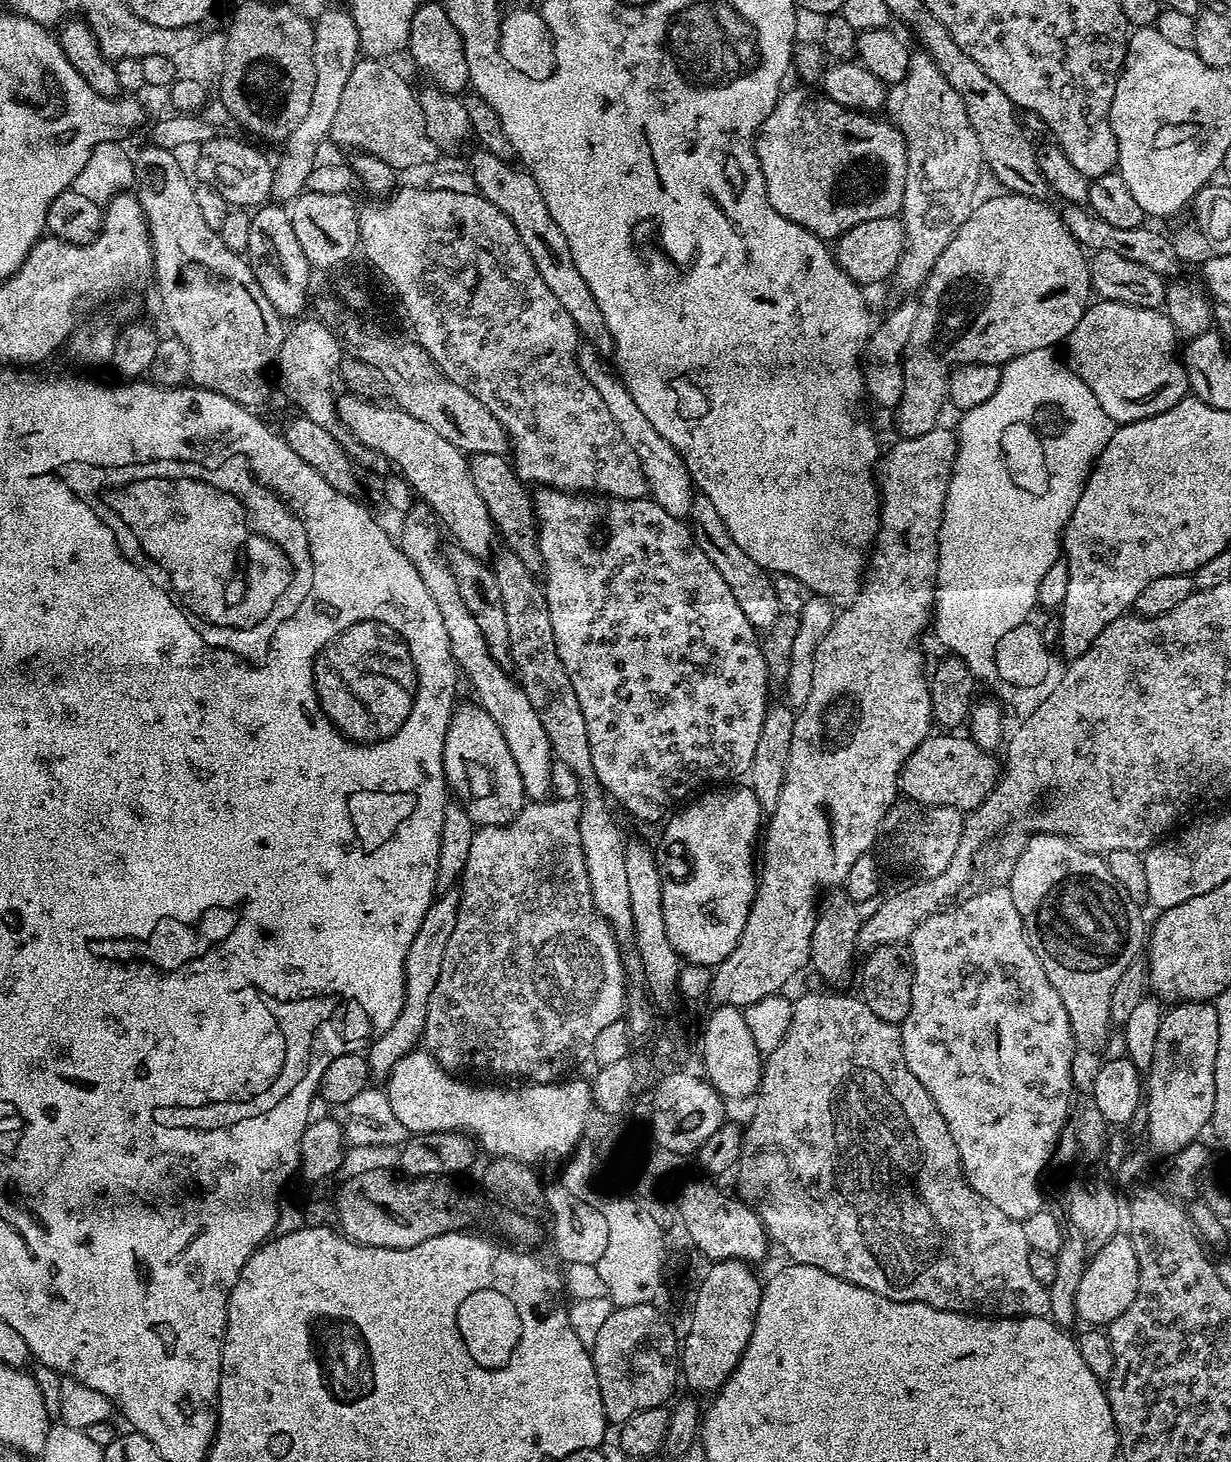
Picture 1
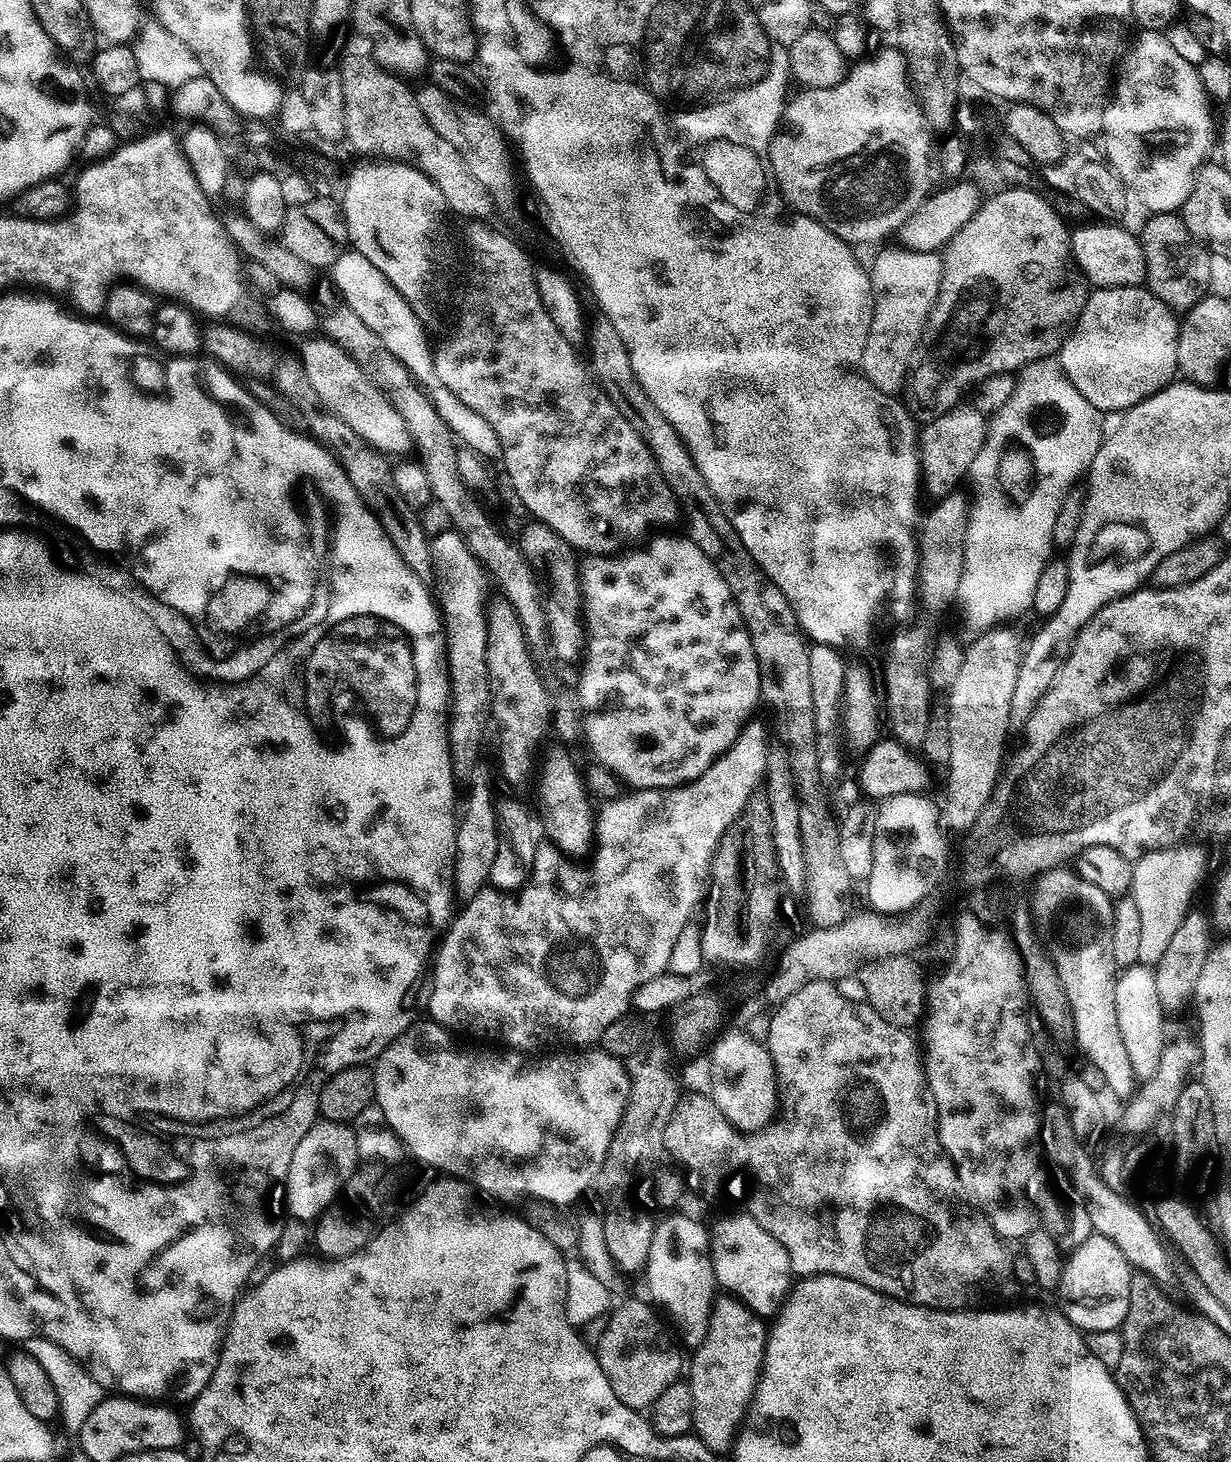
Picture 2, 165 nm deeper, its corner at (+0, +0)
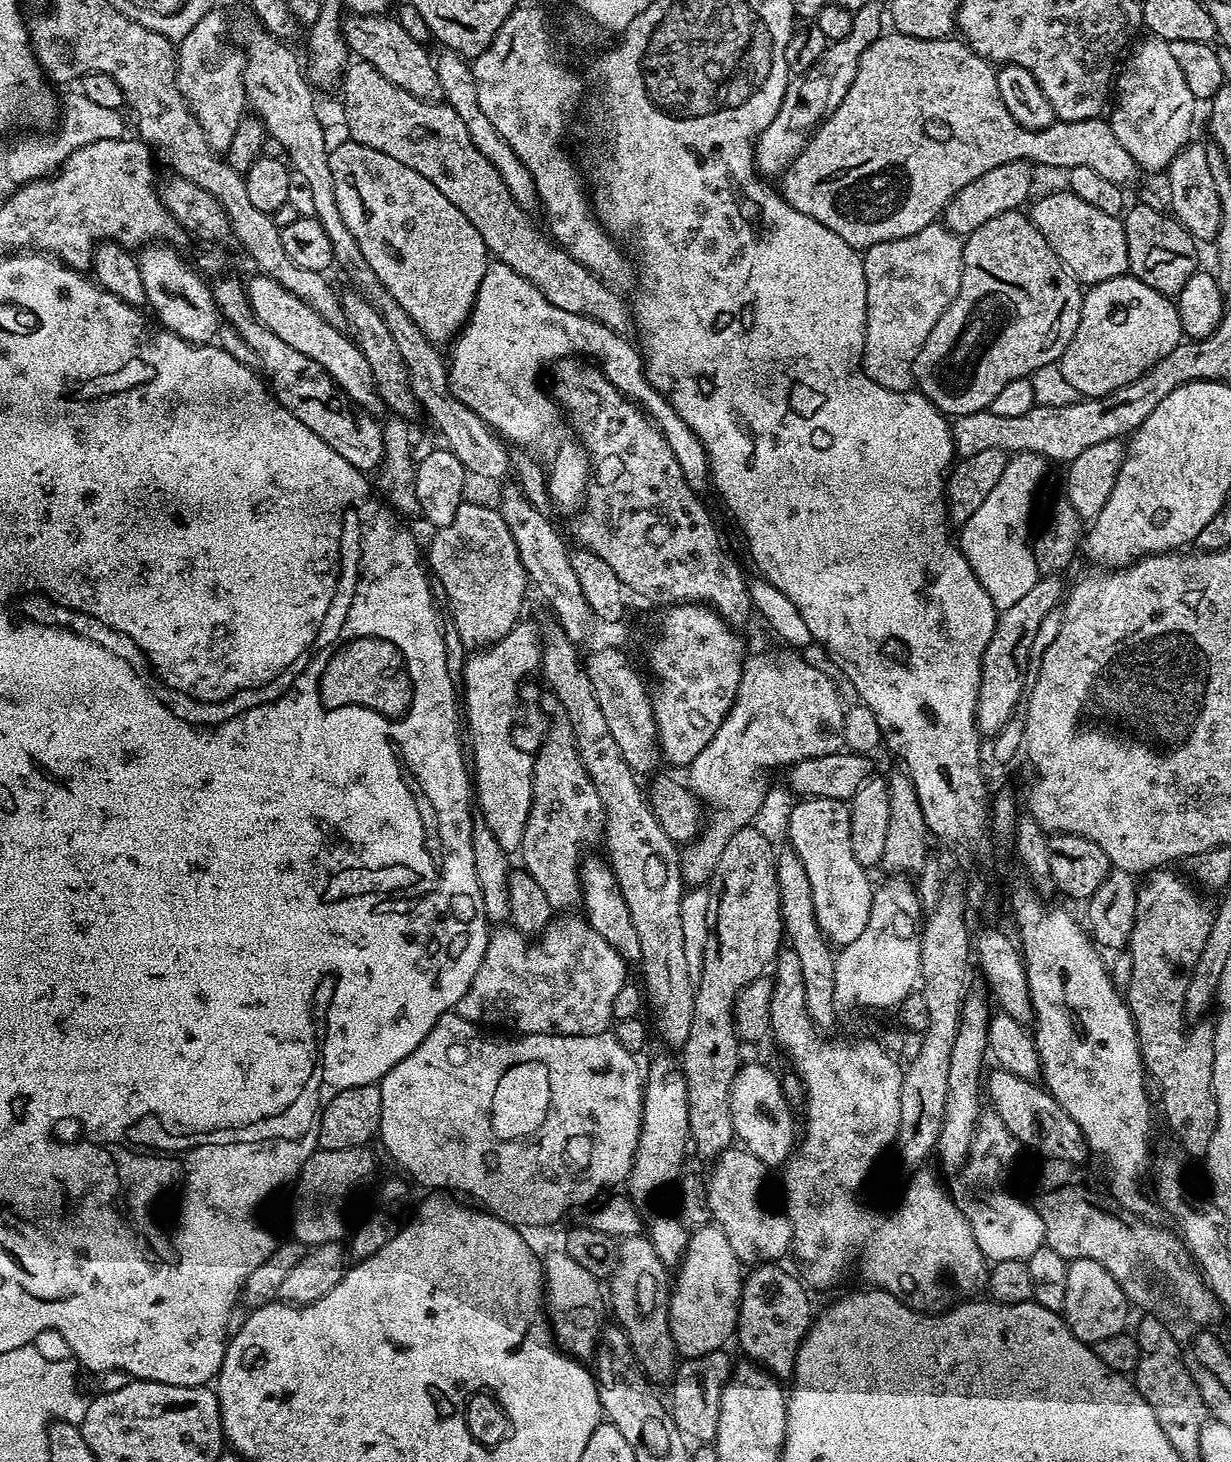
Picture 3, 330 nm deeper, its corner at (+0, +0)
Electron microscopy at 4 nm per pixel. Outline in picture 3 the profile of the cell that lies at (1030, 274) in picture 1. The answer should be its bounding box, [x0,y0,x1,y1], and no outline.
[914,211,1082,418]

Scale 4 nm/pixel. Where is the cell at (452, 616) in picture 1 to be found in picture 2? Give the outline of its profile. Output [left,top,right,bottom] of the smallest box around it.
[542,747,596,858]

